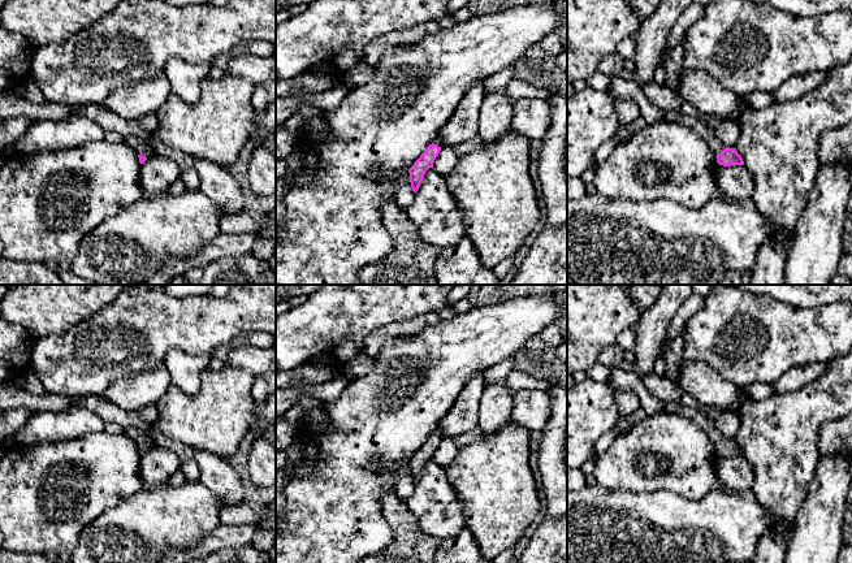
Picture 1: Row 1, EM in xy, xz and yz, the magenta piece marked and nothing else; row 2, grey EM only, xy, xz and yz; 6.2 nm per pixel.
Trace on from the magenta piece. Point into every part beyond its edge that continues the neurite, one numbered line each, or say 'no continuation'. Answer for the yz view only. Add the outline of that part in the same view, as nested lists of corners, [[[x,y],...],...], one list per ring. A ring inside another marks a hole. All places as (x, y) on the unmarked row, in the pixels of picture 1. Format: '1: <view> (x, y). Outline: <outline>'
1: yz (708, 425). Outline: [[[666,402],[665,404],[665,412],[666,413],[676,413],[680,416],[684,416],[693,421],[697,426],[700,426],[709,437],[709,439],[713,442],[715,447],[722,445],[722,442],[726,439],[726,437],[718,430],[715,426],[714,420],[706,417],[701,411],[682,406],[675,402]]]

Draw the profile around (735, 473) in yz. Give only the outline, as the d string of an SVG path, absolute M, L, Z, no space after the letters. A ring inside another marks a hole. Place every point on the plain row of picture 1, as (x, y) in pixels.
M718 455L714 460L714 468L723 490L751 494L754 472L744 456L723 458Z

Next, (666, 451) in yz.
M657 413L617 437L594 459L593 476L609 491L669 490L688 499L701 499L713 490L723 490L718 480L714 460L717 447L708 434L689 419L676 413Z

